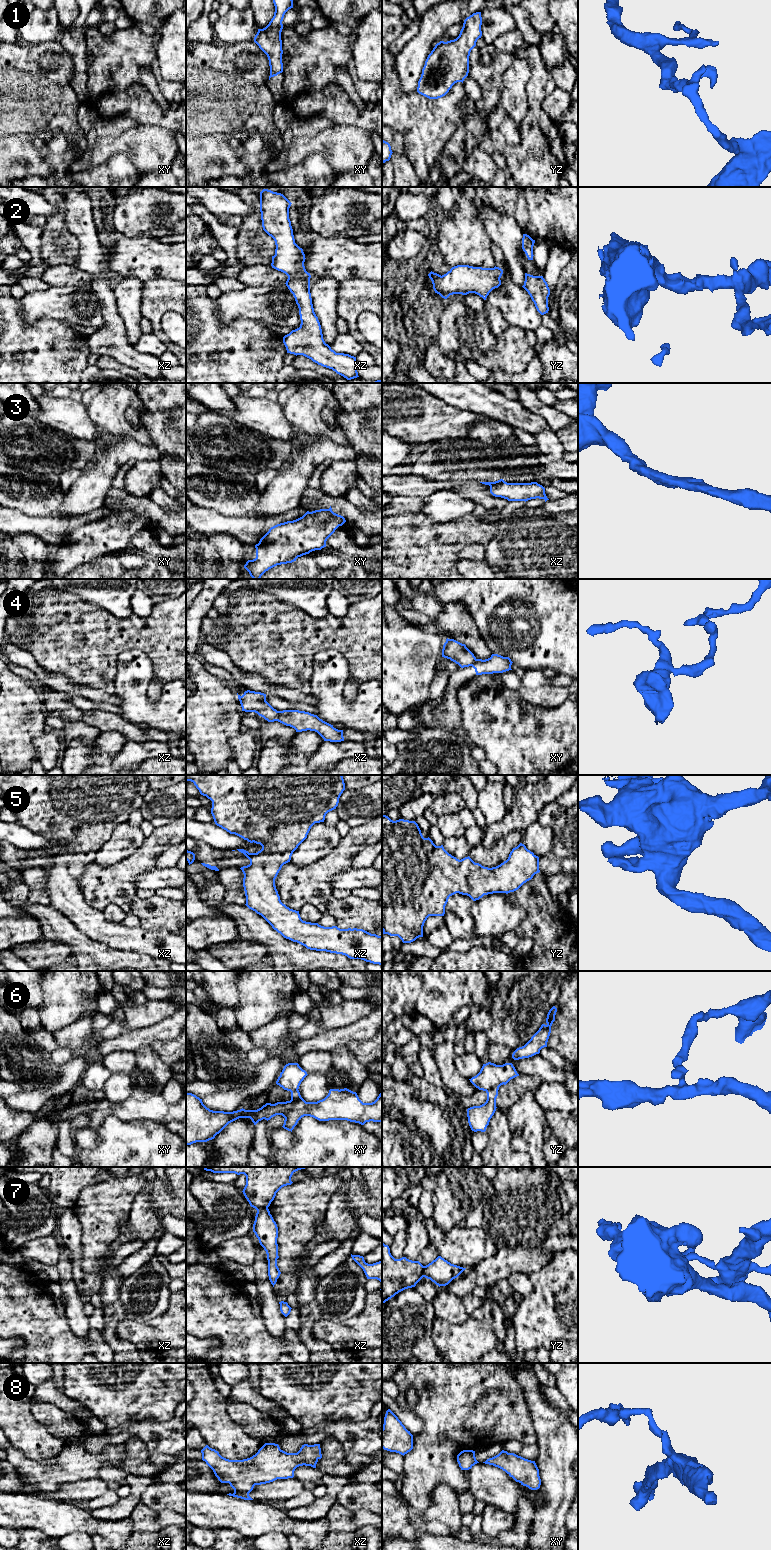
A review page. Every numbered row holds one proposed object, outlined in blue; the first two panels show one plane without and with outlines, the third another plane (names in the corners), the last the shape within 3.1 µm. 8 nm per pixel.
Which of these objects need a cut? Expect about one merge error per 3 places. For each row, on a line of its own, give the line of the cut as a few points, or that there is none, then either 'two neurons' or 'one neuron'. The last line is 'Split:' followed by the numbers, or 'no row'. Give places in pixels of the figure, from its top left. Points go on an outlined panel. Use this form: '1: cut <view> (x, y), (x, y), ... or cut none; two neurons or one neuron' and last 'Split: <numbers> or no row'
1: cut none; one neuron
2: cut none; one neuron
3: cut none; one neuron
4: cut xz (279, 711), (276, 720); two neurons
5: cut none; one neuron
6: cut yz (498, 1087), (492, 1087), (486, 1091); two neurons
7: cut xz (267, 1207), (257, 1210); two neurons
8: cut none; one neuron
Split: 4, 6, 7

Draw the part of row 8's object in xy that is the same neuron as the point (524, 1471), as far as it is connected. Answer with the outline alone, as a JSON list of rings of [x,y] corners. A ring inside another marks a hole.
[[[502,1450],[498,1455],[487,1459],[483,1463],[502,1469],[516,1482],[531,1490],[540,1488],[541,1479],[535,1461]]]

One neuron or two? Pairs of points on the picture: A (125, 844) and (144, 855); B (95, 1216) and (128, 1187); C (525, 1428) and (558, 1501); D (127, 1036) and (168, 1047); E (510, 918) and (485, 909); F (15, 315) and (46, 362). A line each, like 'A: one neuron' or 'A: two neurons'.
A: two neurons
B: one neuron
C: two neurons
D: two neurons
E: one neuron
F: one neuron

